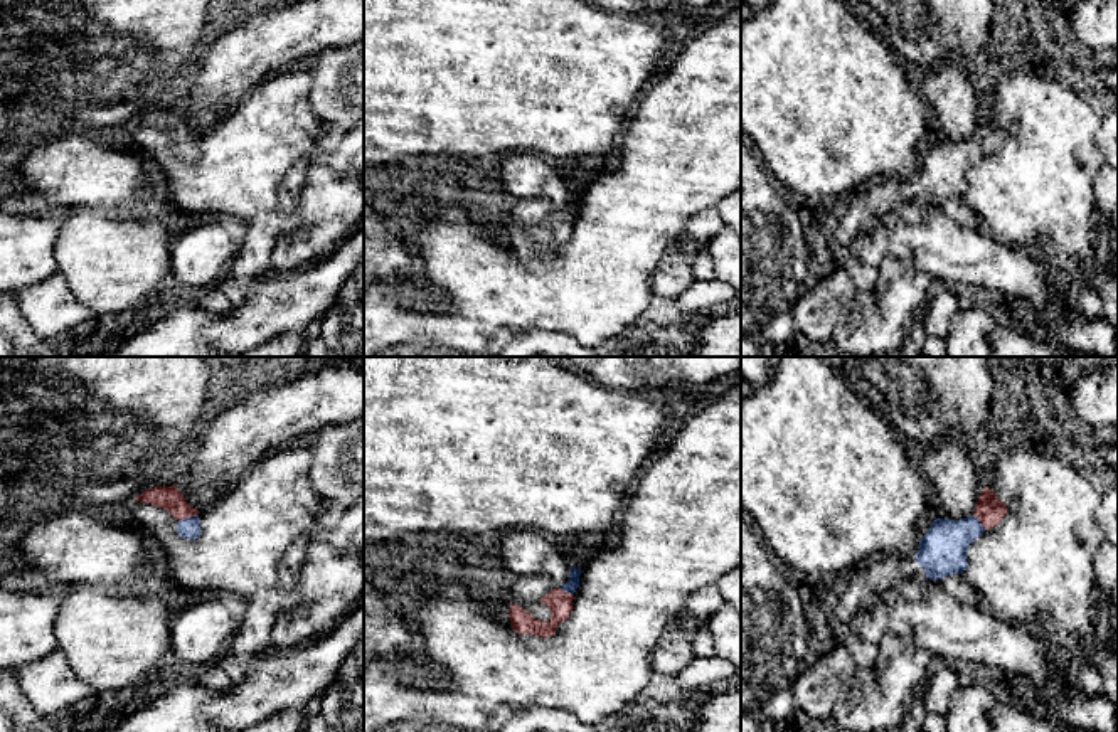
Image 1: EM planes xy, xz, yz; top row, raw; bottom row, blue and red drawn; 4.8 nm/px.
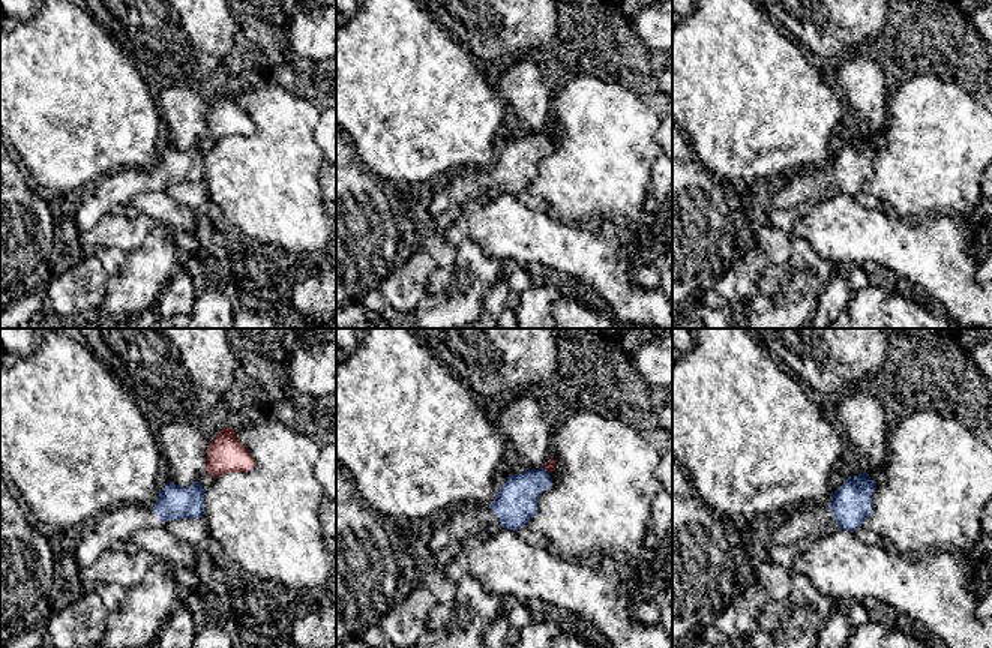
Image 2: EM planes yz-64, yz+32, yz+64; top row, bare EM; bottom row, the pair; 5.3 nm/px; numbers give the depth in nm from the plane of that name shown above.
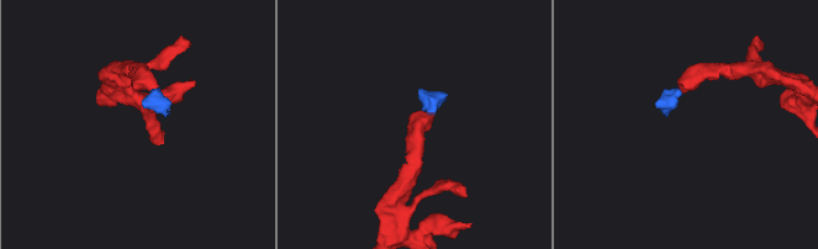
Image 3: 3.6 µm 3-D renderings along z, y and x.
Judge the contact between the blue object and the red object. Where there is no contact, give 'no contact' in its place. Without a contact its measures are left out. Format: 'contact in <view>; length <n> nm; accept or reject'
contact in xy; length 90 nm; accept

